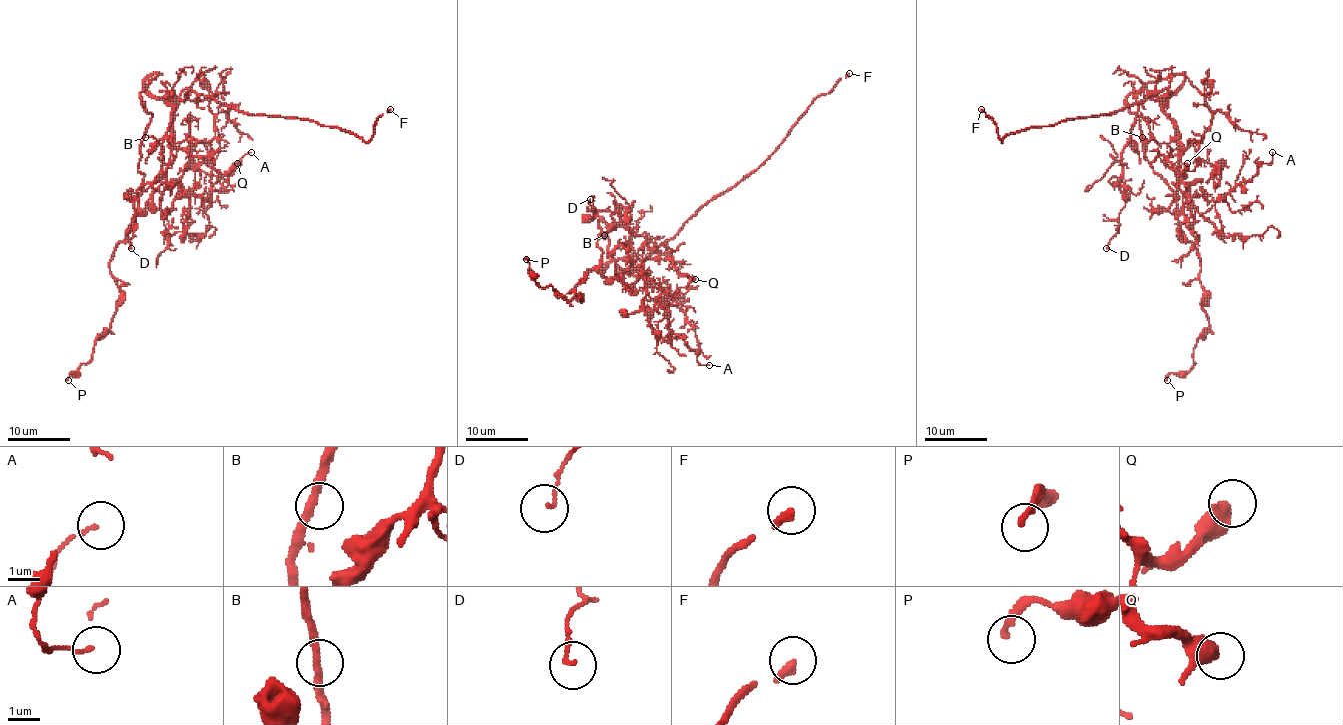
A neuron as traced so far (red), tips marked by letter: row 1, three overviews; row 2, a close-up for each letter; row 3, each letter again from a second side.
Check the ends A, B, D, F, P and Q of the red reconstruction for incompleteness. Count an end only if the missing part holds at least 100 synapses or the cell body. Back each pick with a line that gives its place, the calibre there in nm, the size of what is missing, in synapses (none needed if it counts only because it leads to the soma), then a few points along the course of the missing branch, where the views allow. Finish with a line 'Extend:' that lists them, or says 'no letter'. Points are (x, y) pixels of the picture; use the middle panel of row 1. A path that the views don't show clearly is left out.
F: Place: (849, 73). Thickness 280 nm
Extend: F

